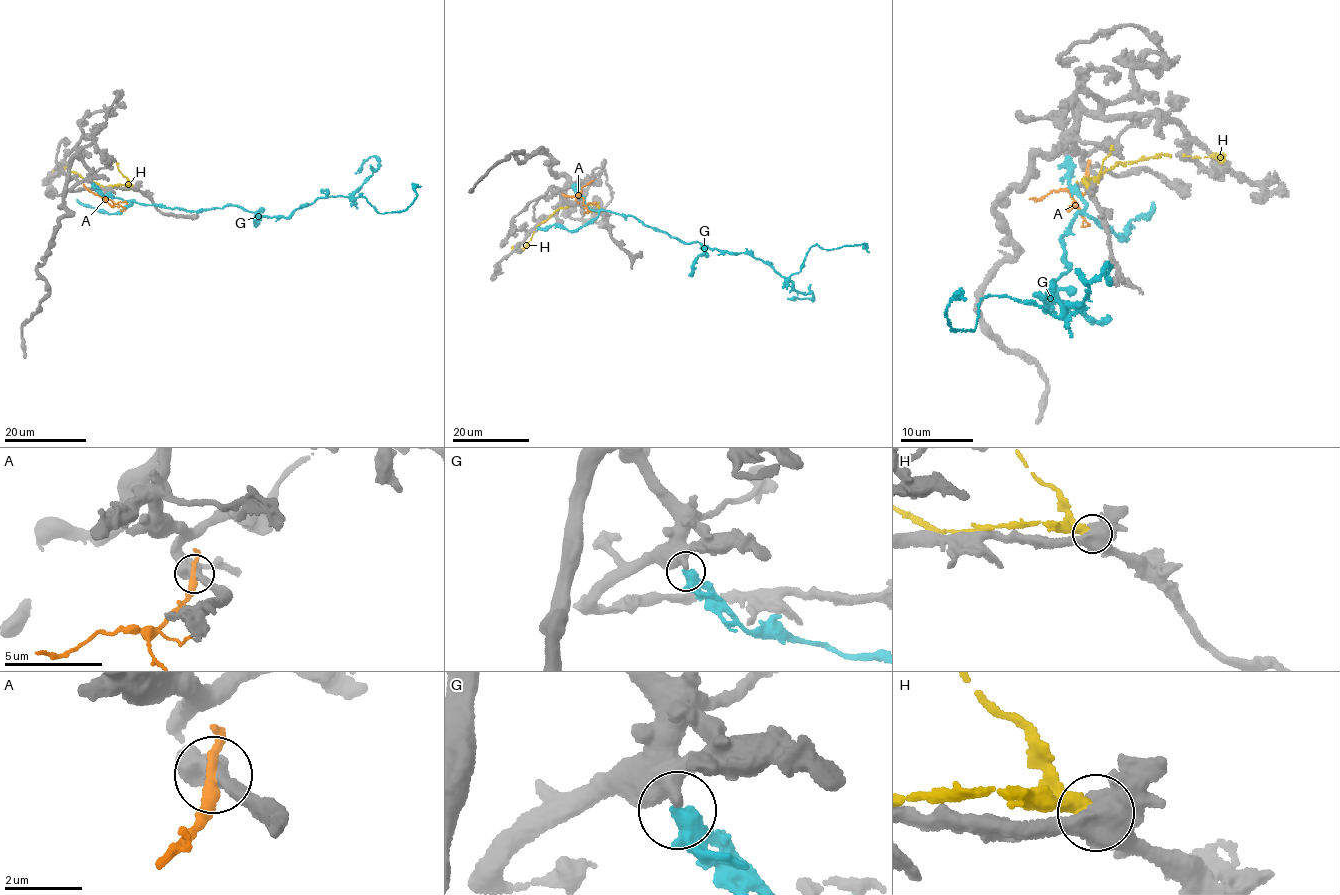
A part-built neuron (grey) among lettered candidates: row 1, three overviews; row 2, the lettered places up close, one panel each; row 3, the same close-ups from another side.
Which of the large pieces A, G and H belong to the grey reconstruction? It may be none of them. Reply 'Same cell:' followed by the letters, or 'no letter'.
Same cell: no letter

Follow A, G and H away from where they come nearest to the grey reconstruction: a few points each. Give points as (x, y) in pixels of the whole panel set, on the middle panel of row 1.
A: (562, 195), (580, 196), (590, 211), (584, 213)
G: (573, 184), (592, 210), (635, 216), (682, 242), (752, 255), (787, 278), (816, 244), (866, 243), (869, 252)
H: (602, 214), (595, 205), (560, 207), (538, 224), (522, 248), (512, 248)

